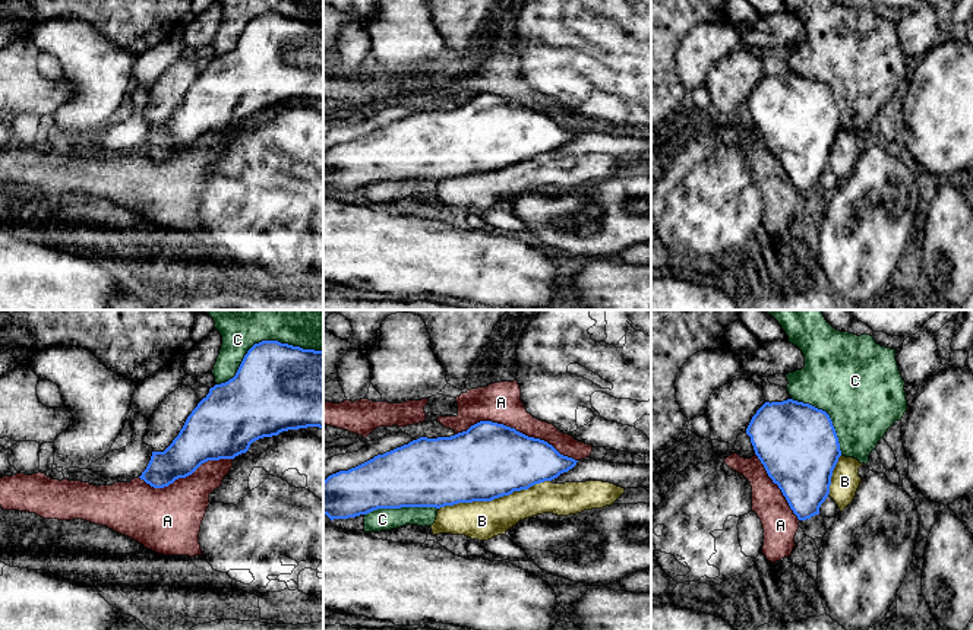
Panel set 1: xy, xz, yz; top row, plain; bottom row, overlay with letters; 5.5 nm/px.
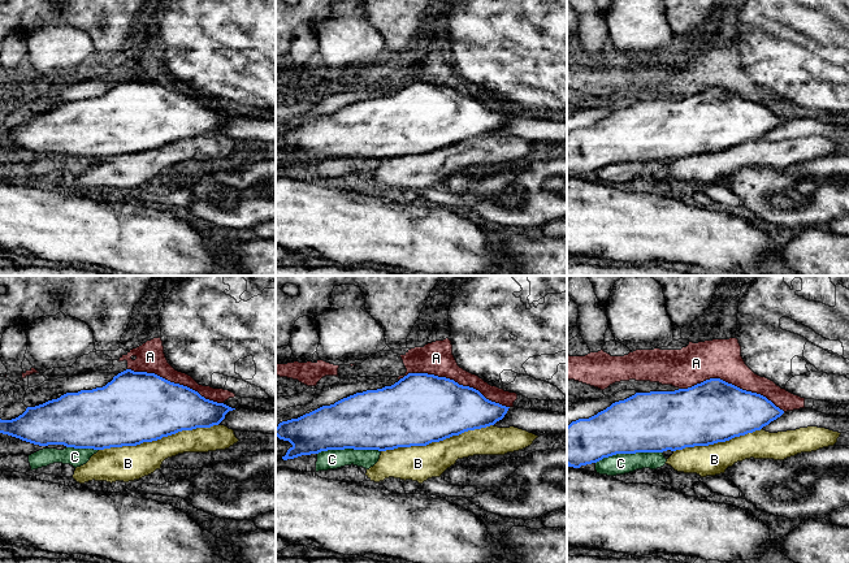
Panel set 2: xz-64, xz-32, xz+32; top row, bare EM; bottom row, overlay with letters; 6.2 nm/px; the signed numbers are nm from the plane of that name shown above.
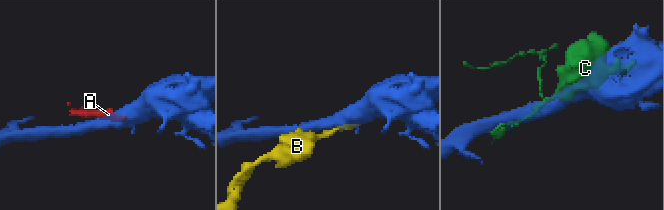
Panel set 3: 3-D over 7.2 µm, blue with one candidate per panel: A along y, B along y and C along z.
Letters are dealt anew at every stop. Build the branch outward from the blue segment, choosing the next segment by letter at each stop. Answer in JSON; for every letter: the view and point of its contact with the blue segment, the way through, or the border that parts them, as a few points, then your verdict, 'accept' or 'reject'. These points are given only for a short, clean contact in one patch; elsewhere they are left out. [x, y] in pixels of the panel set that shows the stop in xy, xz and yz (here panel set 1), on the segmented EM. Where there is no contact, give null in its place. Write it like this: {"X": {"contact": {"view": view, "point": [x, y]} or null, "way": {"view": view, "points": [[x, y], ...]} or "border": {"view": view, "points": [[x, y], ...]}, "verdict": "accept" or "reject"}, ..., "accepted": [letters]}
{"A": {"contact": {"view": "xz", "point": [515, 430]}, "verdict": "reject"}, "B": {"contact": {"view": "xz", "point": [495, 497]}, "verdict": "reject"}, "C": {"contact": {"view": "xy", "point": [264, 341]}, "verdict": "reject"}, "accepted": []}

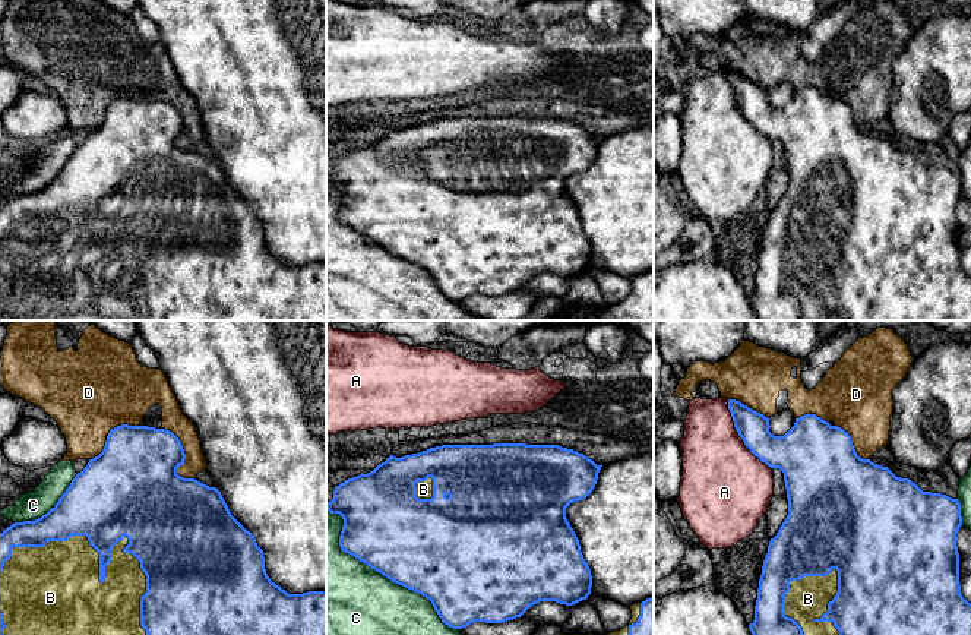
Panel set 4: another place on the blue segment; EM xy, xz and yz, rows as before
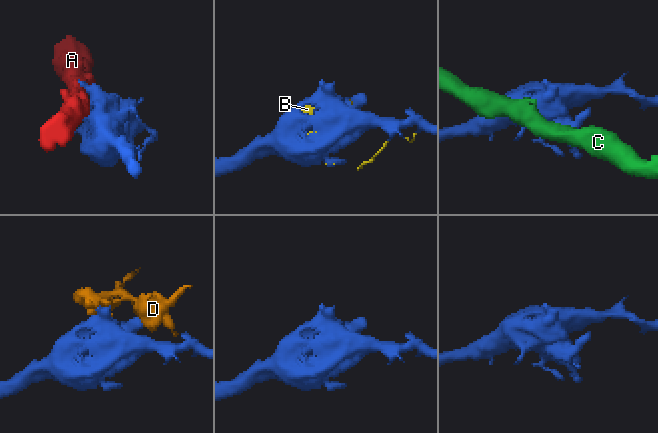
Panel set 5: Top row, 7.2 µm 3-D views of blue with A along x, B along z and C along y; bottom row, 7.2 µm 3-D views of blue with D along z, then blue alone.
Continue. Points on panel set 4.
{"A": {"contact": {"view": "yz", "point": [739, 435]}, "verdict": "reject"}, "B": {"contact": {"view": "xy", "point": [104, 580]}, "verdict": "accept"}, "C": {"contact": {"view": "xz", "point": [380, 572]}, "verdict": "reject"}, "D": {"contact": {"view": "xy", "point": [184, 455]}, "verdict": "reject"}, "accepted": ["B"]}

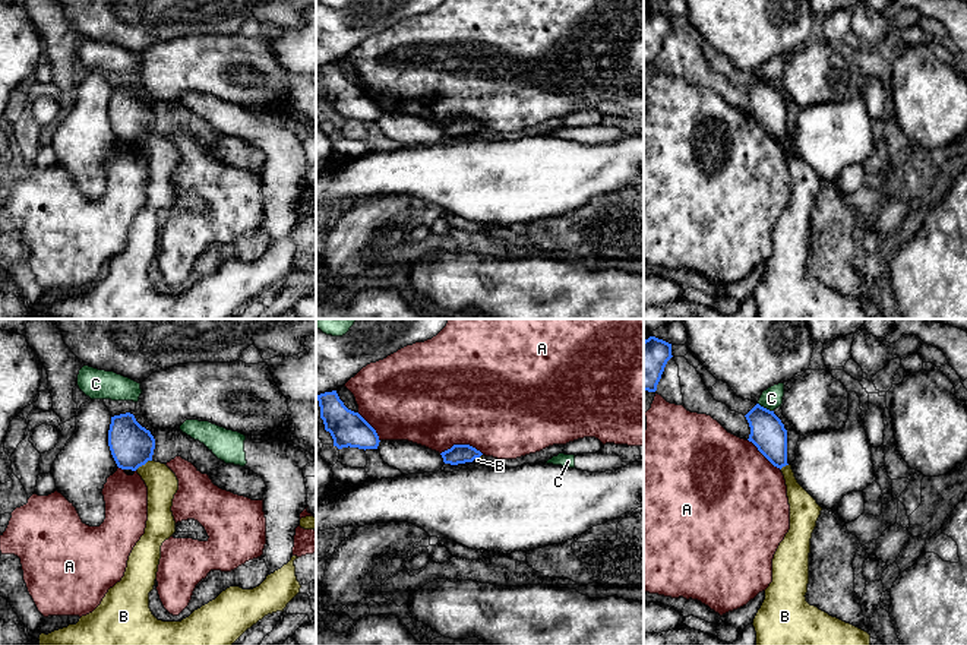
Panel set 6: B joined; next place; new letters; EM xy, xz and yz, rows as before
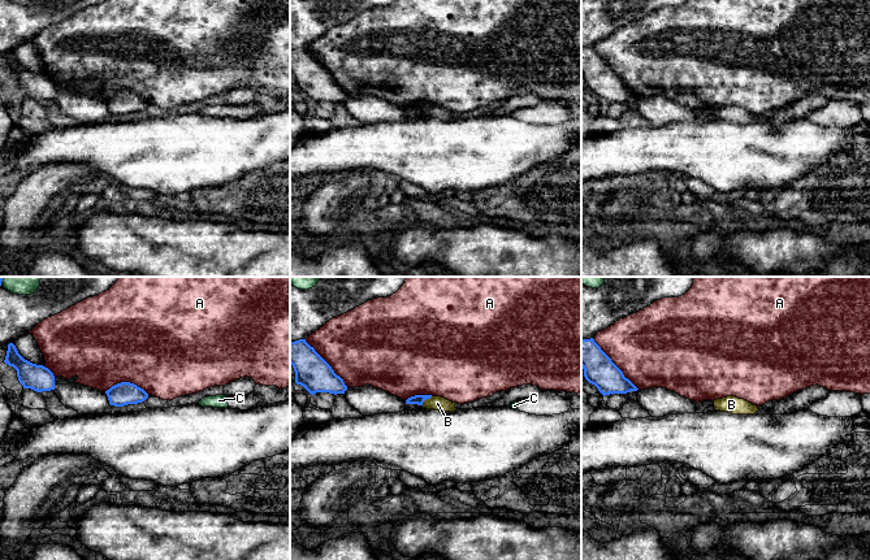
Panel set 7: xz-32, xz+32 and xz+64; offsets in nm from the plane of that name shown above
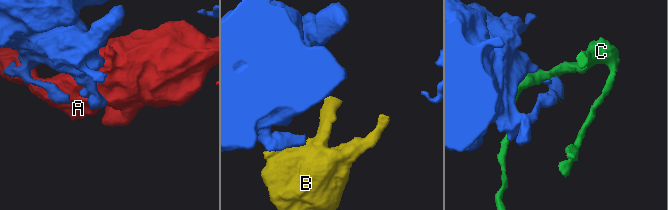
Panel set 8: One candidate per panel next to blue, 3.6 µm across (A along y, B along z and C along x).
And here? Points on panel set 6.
{"A": {"contact": {"view": "xz", "point": [463, 445]}, "verdict": "reject"}, "B": {"contact": {"view": "xy", "point": [142, 464]}, "border": {"view": "xy", "points": [[151, 459], [135, 470]]}, "verdict": "reject"}, "C": {"contact": {"view": "yz", "point": [765, 408]}, "verdict": "reject"}, "accepted": []}

